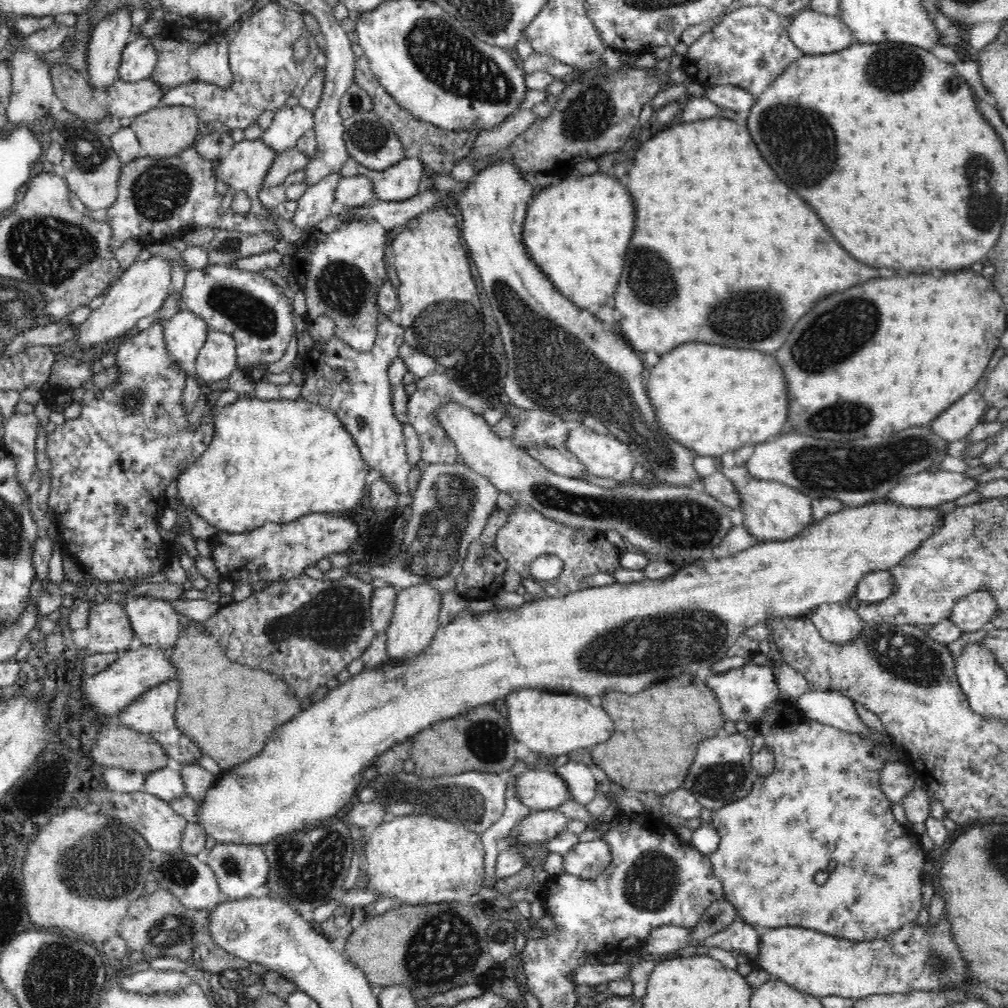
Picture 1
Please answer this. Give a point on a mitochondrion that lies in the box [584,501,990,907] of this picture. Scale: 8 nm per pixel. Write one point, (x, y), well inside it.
(907, 657)

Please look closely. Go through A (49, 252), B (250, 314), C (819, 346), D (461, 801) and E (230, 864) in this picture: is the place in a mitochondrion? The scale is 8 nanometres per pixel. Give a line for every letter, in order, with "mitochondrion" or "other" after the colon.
A: mitochondrion
B: mitochondrion
C: mitochondrion
D: mitochondrion
E: mitochondrion

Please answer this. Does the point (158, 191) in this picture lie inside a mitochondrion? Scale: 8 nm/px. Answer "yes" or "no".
yes

